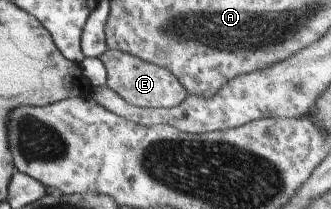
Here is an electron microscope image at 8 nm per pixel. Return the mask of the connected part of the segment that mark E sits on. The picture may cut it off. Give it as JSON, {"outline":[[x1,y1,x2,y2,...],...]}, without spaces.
{"outline":[[107,49,100,56,107,72,106,86,117,92,126,102,138,107,174,108,186,97,188,90,178,82,178,78,156,64,118,50]]}

